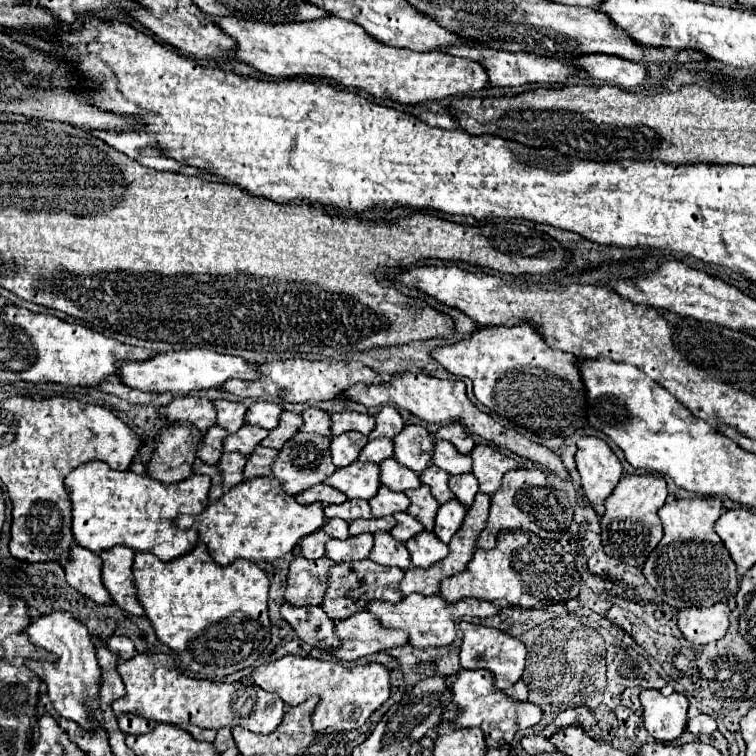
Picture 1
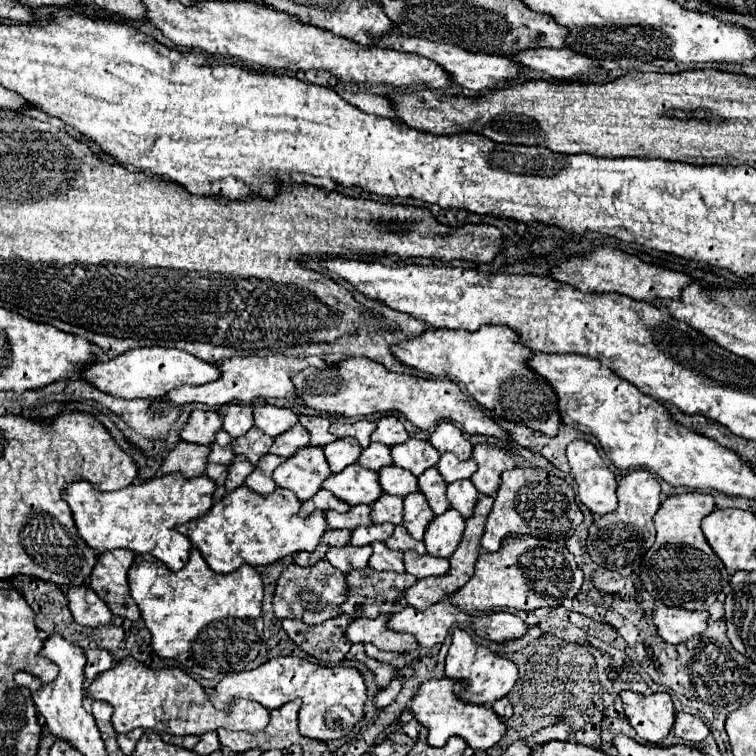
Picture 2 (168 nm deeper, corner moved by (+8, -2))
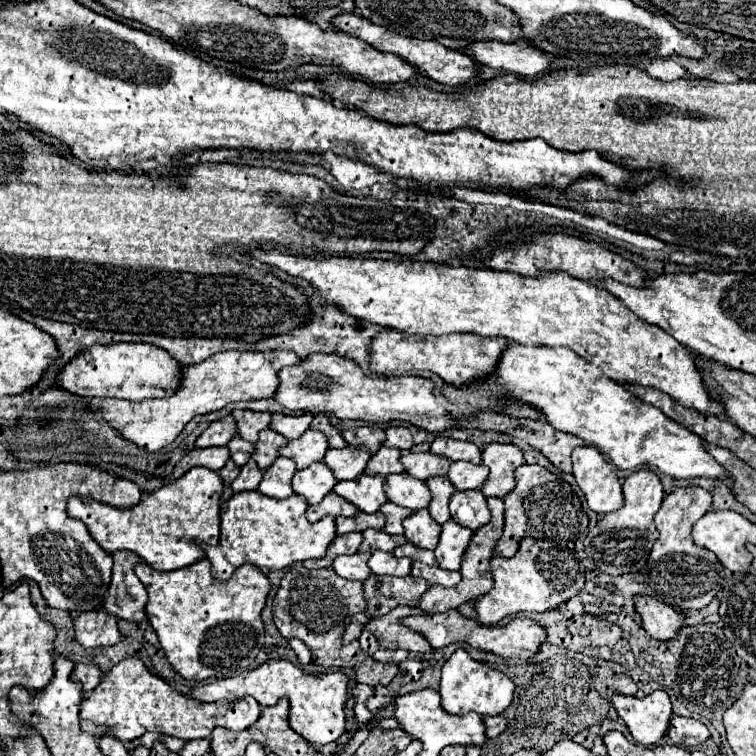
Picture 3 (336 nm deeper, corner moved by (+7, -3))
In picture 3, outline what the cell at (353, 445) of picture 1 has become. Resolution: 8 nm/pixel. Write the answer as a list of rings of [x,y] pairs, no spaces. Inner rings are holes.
[[[346,445],[344,449],[328,449],[324,463],[330,467],[338,481],[350,481],[364,473],[370,457],[372,455],[364,447]]]

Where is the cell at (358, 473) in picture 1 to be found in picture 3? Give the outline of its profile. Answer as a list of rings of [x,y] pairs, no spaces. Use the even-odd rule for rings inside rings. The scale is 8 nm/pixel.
[[[364,475],[356,481],[340,481],[336,483],[334,491],[364,513],[376,513],[388,501],[384,491],[384,479],[380,477]]]

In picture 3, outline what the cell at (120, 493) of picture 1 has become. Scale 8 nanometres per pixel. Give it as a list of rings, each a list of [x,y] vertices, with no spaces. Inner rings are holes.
[[[194,467],[184,477],[176,479],[172,483],[166,483],[158,491],[146,495],[146,499],[142,499],[132,509],[112,509],[110,505],[92,501],[88,497],[72,497],[68,501],[68,517],[80,519],[104,551],[114,553],[120,549],[128,549],[128,551],[134,551],[136,555],[140,555],[144,559],[144,563],[148,563],[156,571],[174,571],[174,569],[182,569],[182,567],[188,567],[192,563],[204,559],[204,549],[196,543],[196,539],[200,539],[202,543],[208,543],[208,545],[218,543],[222,489],[224,489],[224,483],[216,471],[206,469],[206,467]]]

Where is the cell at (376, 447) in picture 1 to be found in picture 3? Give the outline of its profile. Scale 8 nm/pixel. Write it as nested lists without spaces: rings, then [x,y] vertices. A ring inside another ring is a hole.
[[[382,447],[378,453],[372,455],[372,461],[368,463],[366,475],[382,475],[388,477],[392,473],[402,473],[404,467],[400,465],[400,449]]]

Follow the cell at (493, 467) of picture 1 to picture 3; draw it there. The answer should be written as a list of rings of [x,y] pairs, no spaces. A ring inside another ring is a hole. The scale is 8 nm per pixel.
[[[490,443],[482,451],[482,463],[490,469],[482,493],[486,497],[506,497],[516,487],[514,471],[524,465],[524,455],[516,445]]]

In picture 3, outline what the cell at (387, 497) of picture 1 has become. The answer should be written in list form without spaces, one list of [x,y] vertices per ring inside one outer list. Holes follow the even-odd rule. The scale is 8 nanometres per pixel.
[[[392,501],[384,503],[384,505],[380,507],[380,511],[382,511],[384,517],[386,517],[386,527],[384,527],[384,531],[386,531],[388,535],[402,535],[402,521],[404,521],[406,517],[414,515],[412,509],[404,509],[404,507],[400,507],[400,505],[392,503]]]

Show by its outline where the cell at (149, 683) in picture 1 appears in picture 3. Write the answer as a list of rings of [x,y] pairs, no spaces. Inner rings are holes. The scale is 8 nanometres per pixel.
[[[138,657],[124,659],[114,665],[100,681],[100,685],[88,693],[80,707],[80,729],[102,737],[104,733],[112,733],[120,741],[134,741],[142,737],[146,731],[156,731],[162,735],[172,735],[184,741],[190,739],[208,739],[214,727],[226,727],[230,731],[244,731],[256,723],[260,717],[260,705],[254,697],[242,697],[236,701],[216,701],[202,703],[194,701],[174,689],[170,685],[150,673]]]

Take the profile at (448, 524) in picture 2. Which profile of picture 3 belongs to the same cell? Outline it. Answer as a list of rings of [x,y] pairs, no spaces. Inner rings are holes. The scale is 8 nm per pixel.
[[[448,519],[442,525],[442,535],[440,535],[440,543],[436,547],[436,559],[440,563],[442,569],[448,571],[460,571],[460,563],[462,563],[462,555],[466,553],[466,547],[472,541],[472,529],[464,529],[458,523],[454,523],[452,519]]]

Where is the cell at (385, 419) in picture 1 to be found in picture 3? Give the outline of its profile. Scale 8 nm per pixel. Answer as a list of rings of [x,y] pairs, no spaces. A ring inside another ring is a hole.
[[[390,427],[386,429],[386,445],[402,451],[410,451],[414,445],[414,439],[406,427]]]

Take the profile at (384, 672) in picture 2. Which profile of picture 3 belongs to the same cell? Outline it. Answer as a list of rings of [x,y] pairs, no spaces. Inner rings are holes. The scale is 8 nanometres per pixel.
[[[332,567],[326,569],[290,569],[282,581],[274,599],[274,623],[284,639],[300,639],[312,651],[312,663],[320,667],[350,667],[356,673],[356,683],[370,687],[390,685],[398,673],[398,665],[384,665],[374,661],[360,649],[358,641],[342,643],[342,635],[350,625],[352,615],[366,611],[366,599],[362,595],[362,583],[348,581],[336,575]]]

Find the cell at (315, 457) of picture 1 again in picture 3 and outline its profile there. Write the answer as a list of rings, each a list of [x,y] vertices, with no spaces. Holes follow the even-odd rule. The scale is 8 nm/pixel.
[[[312,463],[292,479],[294,493],[304,495],[310,505],[318,505],[336,483],[336,477],[332,477],[332,471],[324,463]]]

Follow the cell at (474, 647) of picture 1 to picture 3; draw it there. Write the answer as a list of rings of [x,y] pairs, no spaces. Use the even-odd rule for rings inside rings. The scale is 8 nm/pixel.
[[[456,649],[452,657],[442,667],[442,679],[438,689],[442,701],[442,709],[452,715],[464,715],[468,711],[484,715],[500,715],[512,703],[514,697],[514,683],[508,675],[492,669],[486,663],[474,661],[464,649]]]

